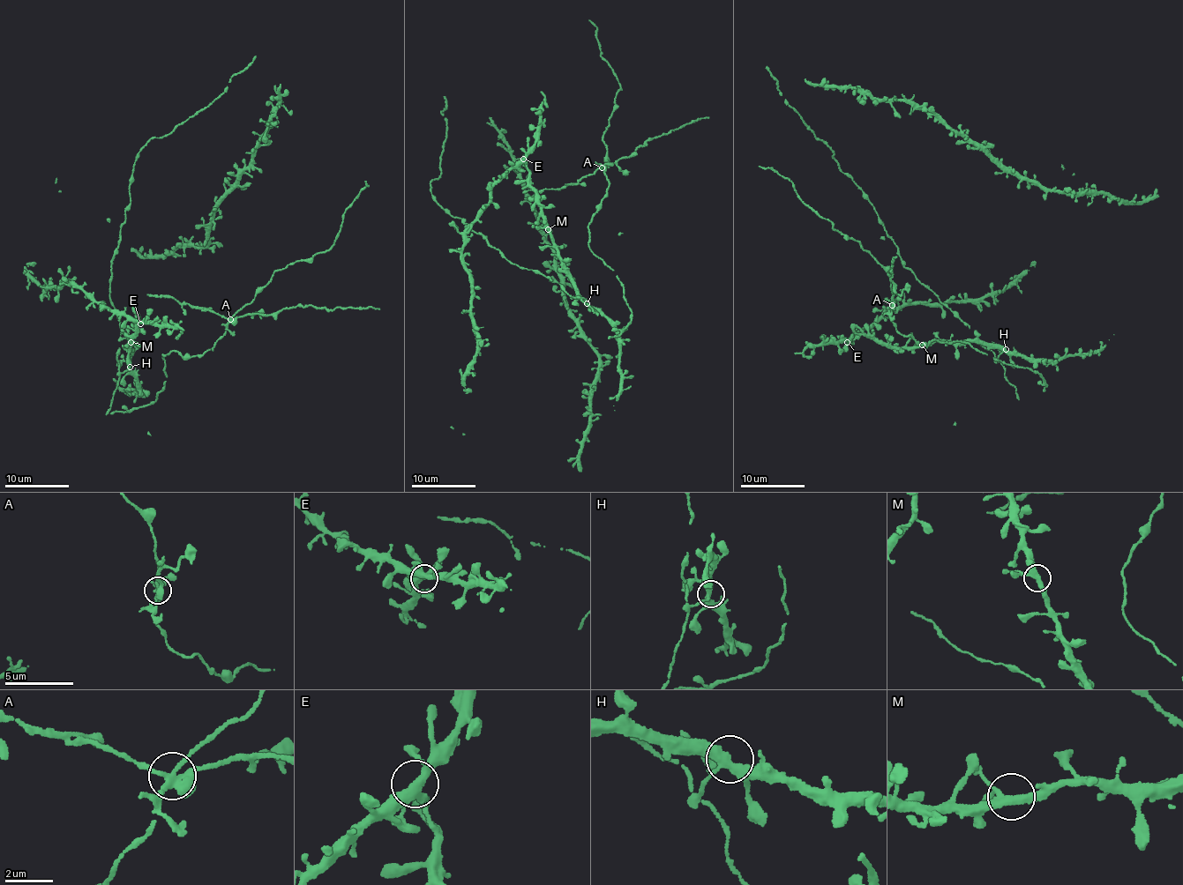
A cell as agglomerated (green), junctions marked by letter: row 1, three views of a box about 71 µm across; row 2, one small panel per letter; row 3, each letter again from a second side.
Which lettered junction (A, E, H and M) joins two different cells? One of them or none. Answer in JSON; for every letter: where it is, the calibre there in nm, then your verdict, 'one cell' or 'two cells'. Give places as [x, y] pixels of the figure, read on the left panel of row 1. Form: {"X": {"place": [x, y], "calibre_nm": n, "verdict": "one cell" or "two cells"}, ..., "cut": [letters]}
{"A": {"place": [230, 319], "calibre_nm": 320, "verdict": "two cells"}, "E": {"place": [140, 323], "calibre_nm": 360, "verdict": "one cell"}, "H": {"place": [130, 367], "calibre_nm": 340, "verdict": "one cell"}, "M": {"place": [131, 342], "calibre_nm": 280, "verdict": "one cell"}, "cut": ["A"]}

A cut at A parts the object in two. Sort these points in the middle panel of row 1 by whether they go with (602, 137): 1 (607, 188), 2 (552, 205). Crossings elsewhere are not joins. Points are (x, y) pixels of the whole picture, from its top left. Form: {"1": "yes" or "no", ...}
{"1": "yes", "2": "yes"}

